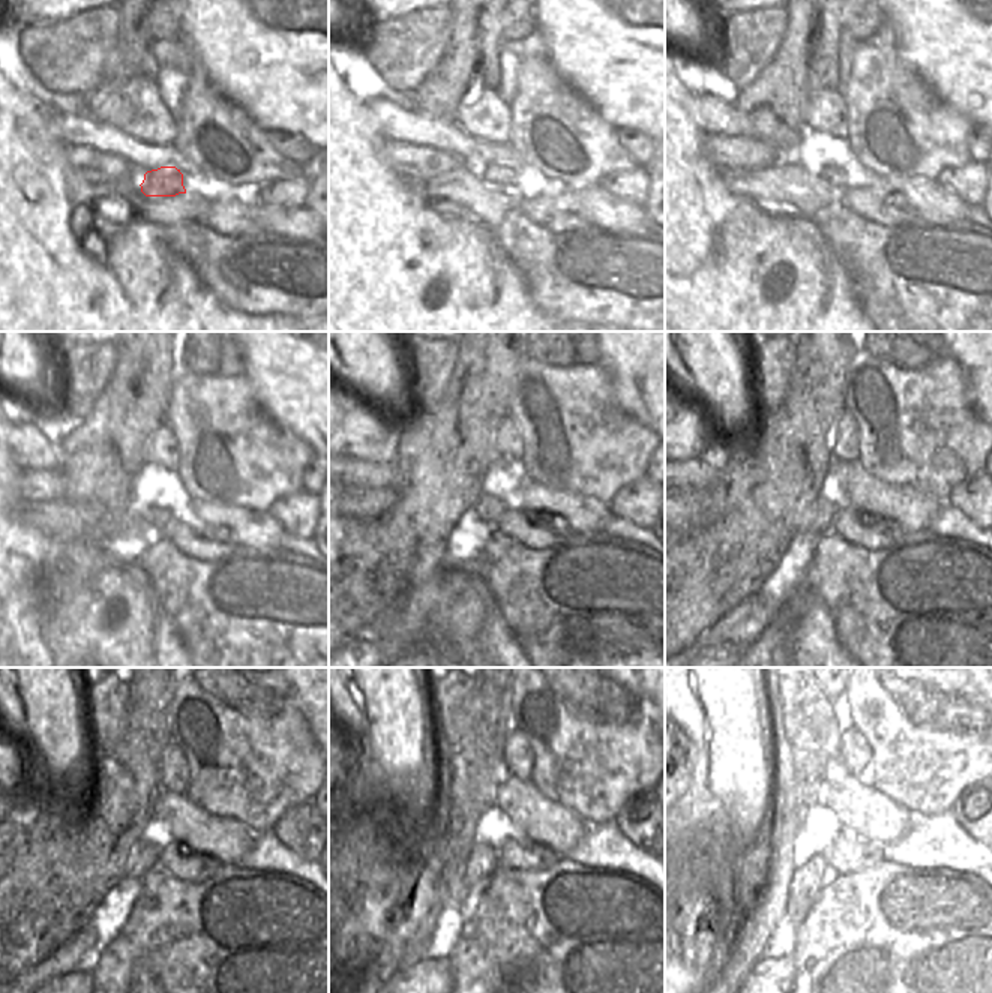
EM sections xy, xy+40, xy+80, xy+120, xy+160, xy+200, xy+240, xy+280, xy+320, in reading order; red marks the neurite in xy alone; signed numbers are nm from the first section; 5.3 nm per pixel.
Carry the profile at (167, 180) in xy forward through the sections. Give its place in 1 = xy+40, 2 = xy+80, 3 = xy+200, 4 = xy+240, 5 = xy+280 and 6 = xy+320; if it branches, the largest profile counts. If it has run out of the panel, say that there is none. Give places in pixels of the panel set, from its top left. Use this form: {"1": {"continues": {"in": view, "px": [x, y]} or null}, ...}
{"1": {"continues": {"in": "xy+40", "px": [503, 177]}}, "2": {"continues": {"in": "xy+80", "px": [832, 174]}}, "3": {"continues": {"in": "xy+200", "px": [821, 513]}}, "4": {"continues": {"in": "xy+240", "px": [144, 857]}}, "5": {"continues": {"in": "xy+280", "px": [482, 860]}}, "6": {"continues": {"in": "xy+320", "px": [806, 884]}}}

